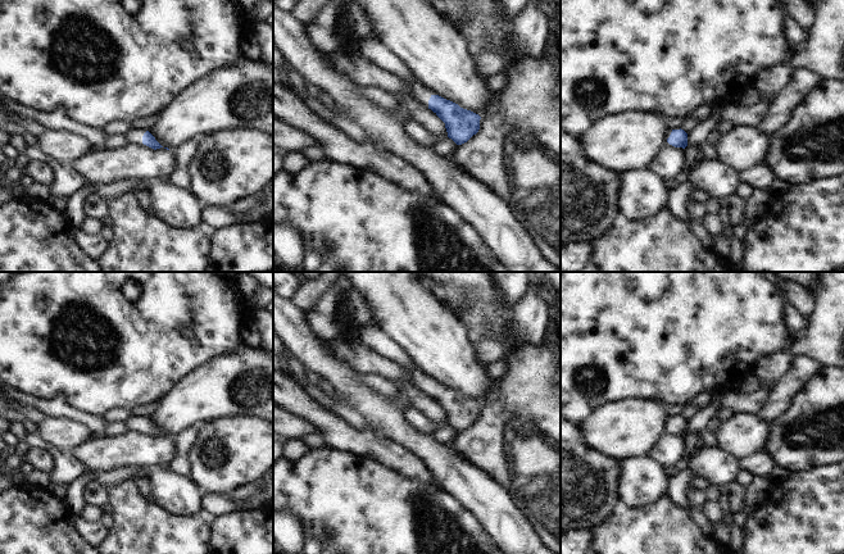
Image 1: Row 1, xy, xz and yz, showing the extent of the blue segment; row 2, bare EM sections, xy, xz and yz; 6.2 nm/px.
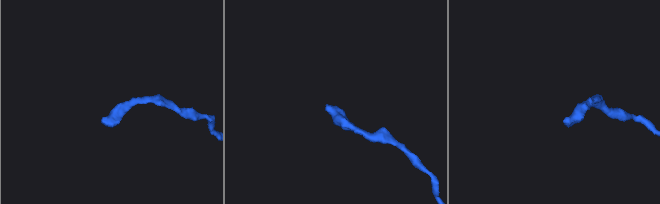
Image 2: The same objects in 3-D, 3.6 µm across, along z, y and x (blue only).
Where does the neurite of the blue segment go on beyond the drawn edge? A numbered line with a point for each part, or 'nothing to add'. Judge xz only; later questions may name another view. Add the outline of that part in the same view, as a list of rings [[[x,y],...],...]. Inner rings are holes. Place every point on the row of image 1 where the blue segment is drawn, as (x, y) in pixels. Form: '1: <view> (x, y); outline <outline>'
1: xz (422, 94); outline [[[413,82],[413,83],[408,83],[410,87],[412,94],[414,95],[414,97],[417,99],[417,101],[425,106],[428,108],[428,100],[432,95],[436,95],[434,91],[426,88],[425,86],[422,86],[419,82]]]

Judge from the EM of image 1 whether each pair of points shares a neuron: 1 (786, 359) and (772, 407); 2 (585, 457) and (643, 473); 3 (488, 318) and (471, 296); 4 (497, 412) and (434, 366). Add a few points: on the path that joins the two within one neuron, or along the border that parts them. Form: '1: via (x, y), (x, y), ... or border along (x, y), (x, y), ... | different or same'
1: border along (795, 358), (785, 375), (772, 385) | different
2: border along (621, 462), (618, 496) | different
3: border along (473, 286), (476, 300), (463, 313), (461, 319) | different
4: border along (500, 378), (480, 403) | different

